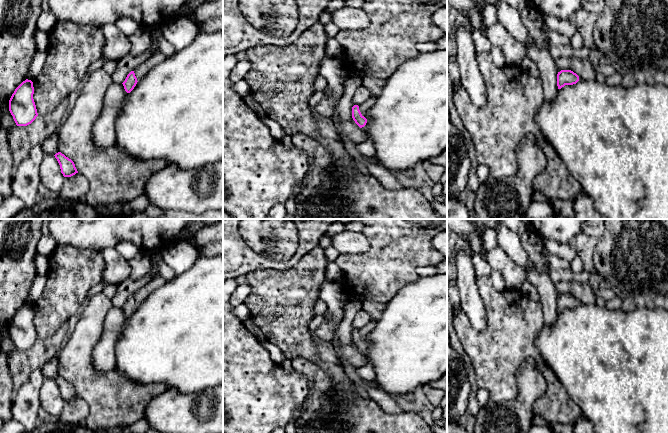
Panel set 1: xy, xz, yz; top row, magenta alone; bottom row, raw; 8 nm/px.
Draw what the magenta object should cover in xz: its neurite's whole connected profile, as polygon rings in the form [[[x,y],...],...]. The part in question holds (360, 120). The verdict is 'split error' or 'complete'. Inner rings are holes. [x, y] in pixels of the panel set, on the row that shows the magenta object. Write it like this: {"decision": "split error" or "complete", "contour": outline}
{"decision": "split error", "contour": [[[375,96],[369,98],[361,105],[354,105],[352,107],[352,118],[355,123],[360,127],[365,127],[368,119],[368,112],[375,104]]]}

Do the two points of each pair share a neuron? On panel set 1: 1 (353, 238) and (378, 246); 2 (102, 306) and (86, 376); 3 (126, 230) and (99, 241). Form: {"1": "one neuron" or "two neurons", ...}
{"1": "two neurons", "2": "one neuron", "3": "one neuron"}

